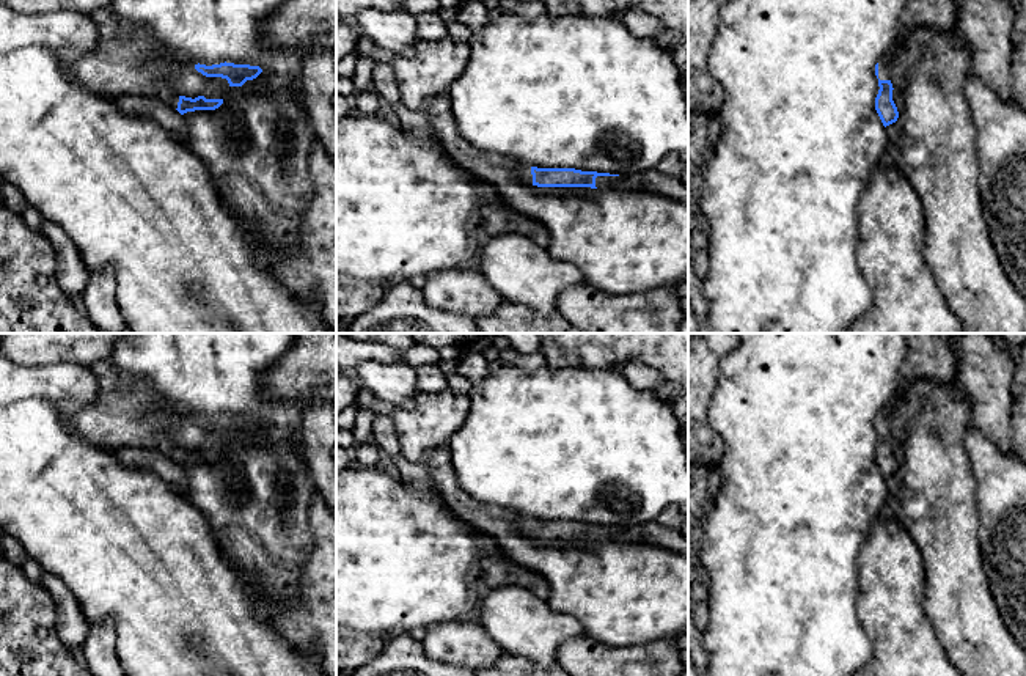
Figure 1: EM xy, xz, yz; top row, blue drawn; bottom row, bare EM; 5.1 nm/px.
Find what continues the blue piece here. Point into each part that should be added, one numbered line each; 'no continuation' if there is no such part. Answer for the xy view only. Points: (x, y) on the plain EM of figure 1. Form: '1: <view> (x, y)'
1: xy (121, 415)

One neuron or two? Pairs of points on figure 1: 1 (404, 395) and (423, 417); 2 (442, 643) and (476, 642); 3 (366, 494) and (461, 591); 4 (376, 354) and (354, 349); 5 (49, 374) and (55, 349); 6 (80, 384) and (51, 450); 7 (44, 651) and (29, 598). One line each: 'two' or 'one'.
1: two
2: one
3: one
4: one
5: two
6: two
7: one

